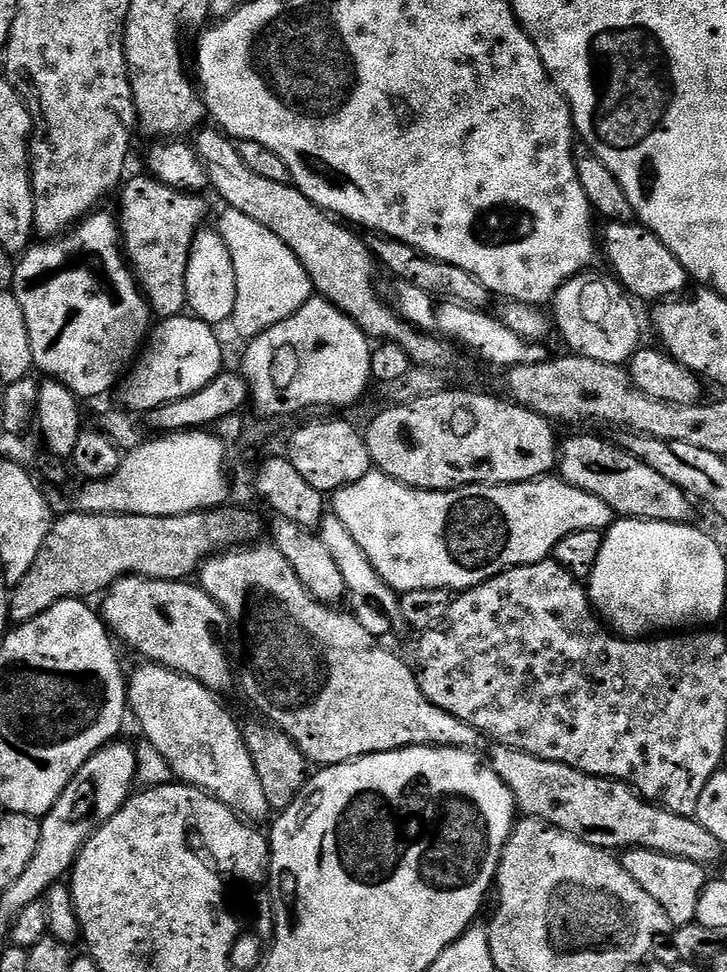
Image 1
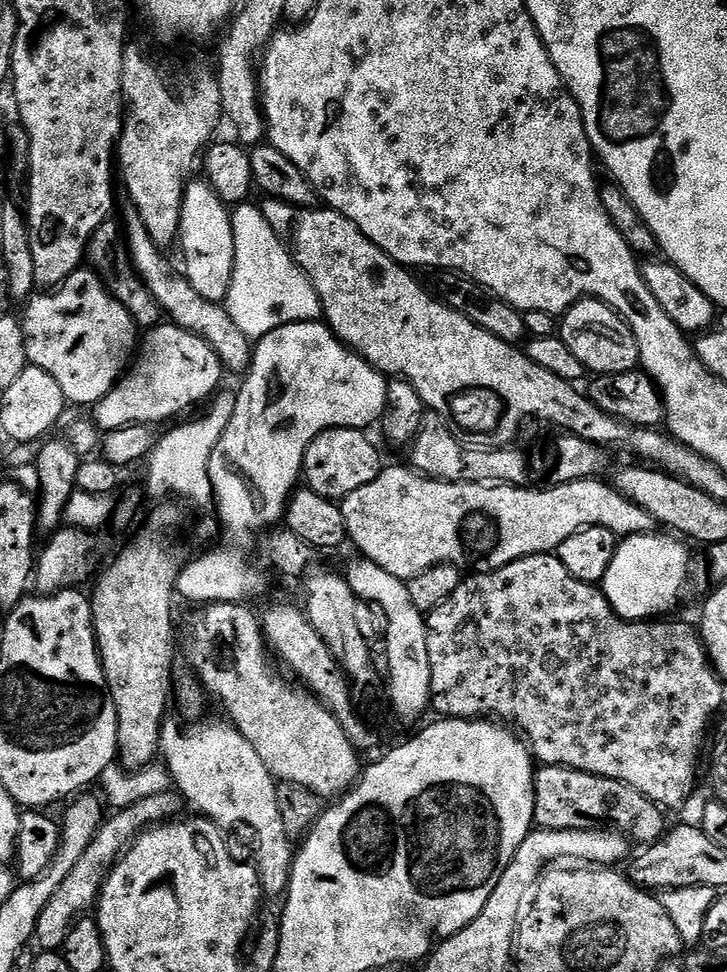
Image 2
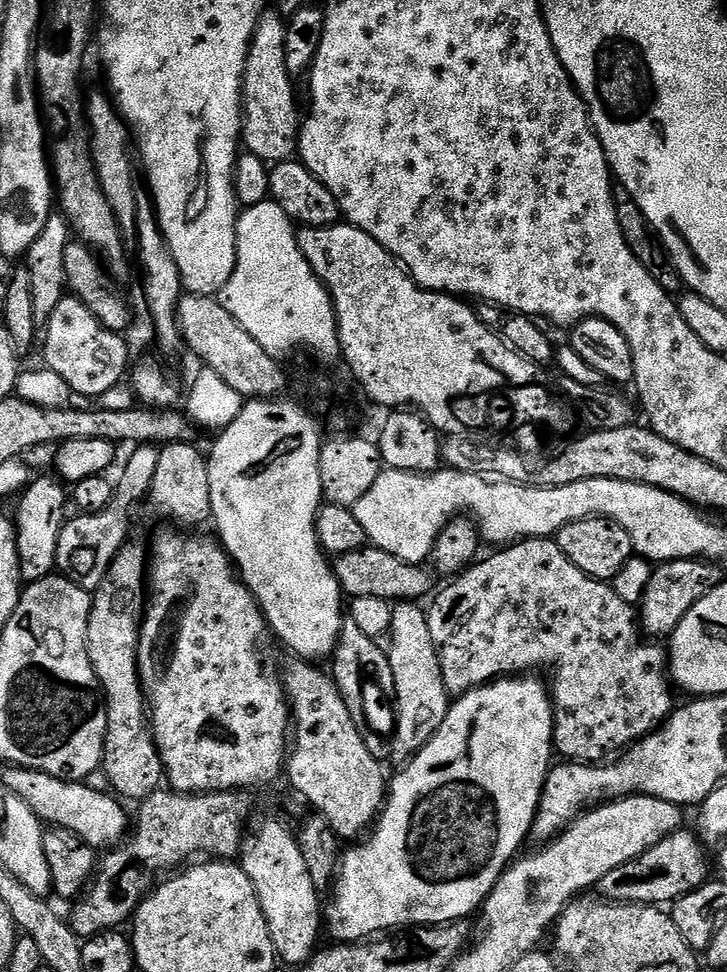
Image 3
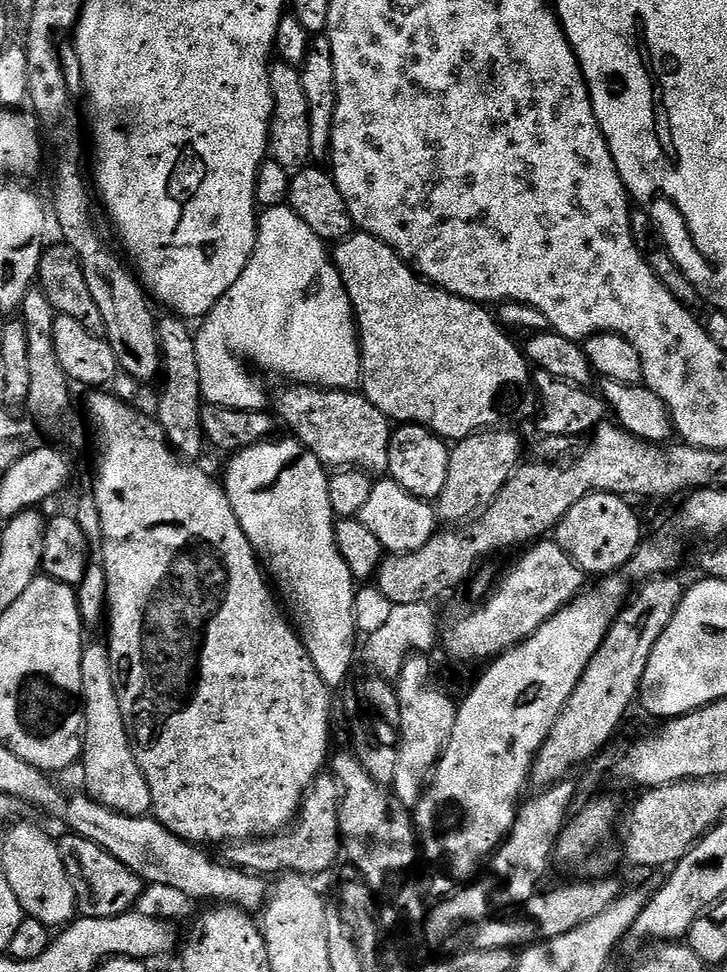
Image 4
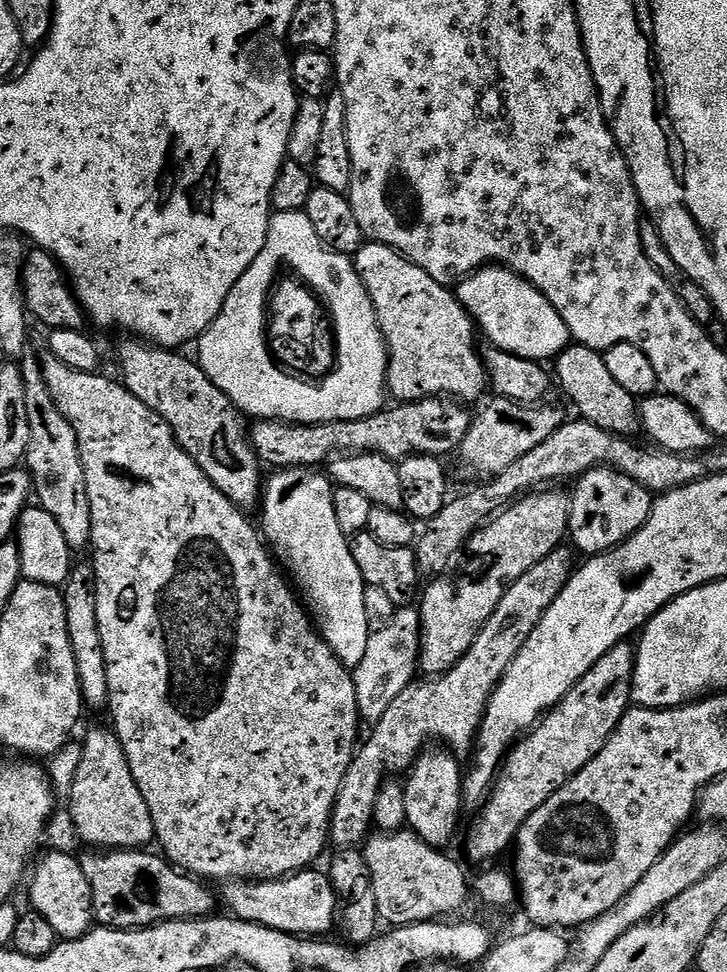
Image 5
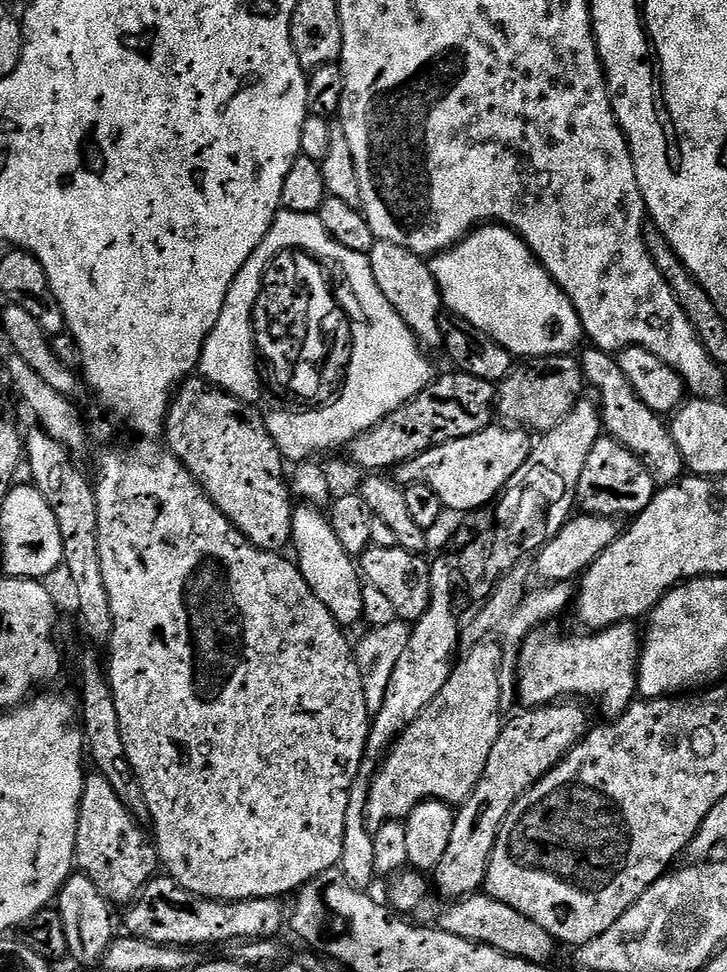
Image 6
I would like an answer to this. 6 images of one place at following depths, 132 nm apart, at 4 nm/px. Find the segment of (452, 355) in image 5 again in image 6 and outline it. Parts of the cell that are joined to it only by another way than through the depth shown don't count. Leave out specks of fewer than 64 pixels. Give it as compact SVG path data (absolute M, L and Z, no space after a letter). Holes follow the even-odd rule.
M377 240L376 245L367 255L370 266L374 270L374 282L378 282L378 290L386 294L386 298L398 314L410 326L410 330L425 349L440 348L440 318L442 301L440 287L432 276L432 269L421 257L402 246L394 246L394 242Z

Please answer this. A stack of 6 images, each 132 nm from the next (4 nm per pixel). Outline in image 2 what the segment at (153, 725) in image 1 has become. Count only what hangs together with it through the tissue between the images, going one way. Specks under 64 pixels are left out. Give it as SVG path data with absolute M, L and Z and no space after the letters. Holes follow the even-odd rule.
M172 718L165 719L160 732L160 752L175 791L217 828L224 830L227 824L232 824L237 838L245 840L252 851L251 859L260 873L260 887L265 897L283 897L292 873L294 844L286 834L282 810L278 810L277 781L266 770L266 762L258 758L258 750L246 742L235 724L224 718L203 720L187 728Z

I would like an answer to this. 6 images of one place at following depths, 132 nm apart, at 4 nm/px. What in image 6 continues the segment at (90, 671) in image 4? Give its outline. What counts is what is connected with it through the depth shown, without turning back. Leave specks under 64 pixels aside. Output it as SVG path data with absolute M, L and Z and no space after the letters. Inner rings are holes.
M99 774L89 775L84 782L78 814L75 867L98 886L100 893L113 906L131 904L161 867L160 855L149 833L128 813L110 782Z

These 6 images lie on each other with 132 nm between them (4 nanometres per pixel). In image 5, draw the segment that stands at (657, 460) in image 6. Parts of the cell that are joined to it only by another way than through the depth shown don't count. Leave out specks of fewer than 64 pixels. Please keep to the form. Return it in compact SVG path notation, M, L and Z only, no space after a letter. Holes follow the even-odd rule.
M575 342L569 343L567 348L560 351L559 356L555 357L556 372L554 368L554 376L558 381L558 388L568 395L568 400L577 408L579 415L583 419L594 422L594 426L602 426L607 432L612 432L615 436L635 437L642 428L640 420L640 410L638 407L637 397L631 396L623 386L618 383L617 379L610 374L610 370L606 368L606 362L603 355L596 352L592 348L587 348L584 344Z

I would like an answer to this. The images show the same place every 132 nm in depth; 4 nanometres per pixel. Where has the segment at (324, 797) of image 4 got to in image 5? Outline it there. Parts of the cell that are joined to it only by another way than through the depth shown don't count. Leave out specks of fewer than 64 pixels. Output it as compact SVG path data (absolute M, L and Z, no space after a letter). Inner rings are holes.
M561 546L546 554L538 566L526 570L526 574L502 594L502 602L498 602L494 614L490 614L486 626L482 626L478 638L474 638L474 646L466 650L464 657L441 676L420 678L411 683L387 707L381 720L371 725L372 737L359 745L334 802L330 840L333 845L337 844L337 849L352 850L367 841L381 784L389 774L407 773L421 752L431 745L428 744L431 740L441 740L444 743L441 745L456 754L473 751L494 690L502 682L510 662L518 658L518 650L526 646L526 638L534 634L534 626L542 622L542 614L546 614L550 602L562 594L562 586L572 576L572 556L571 547Z

